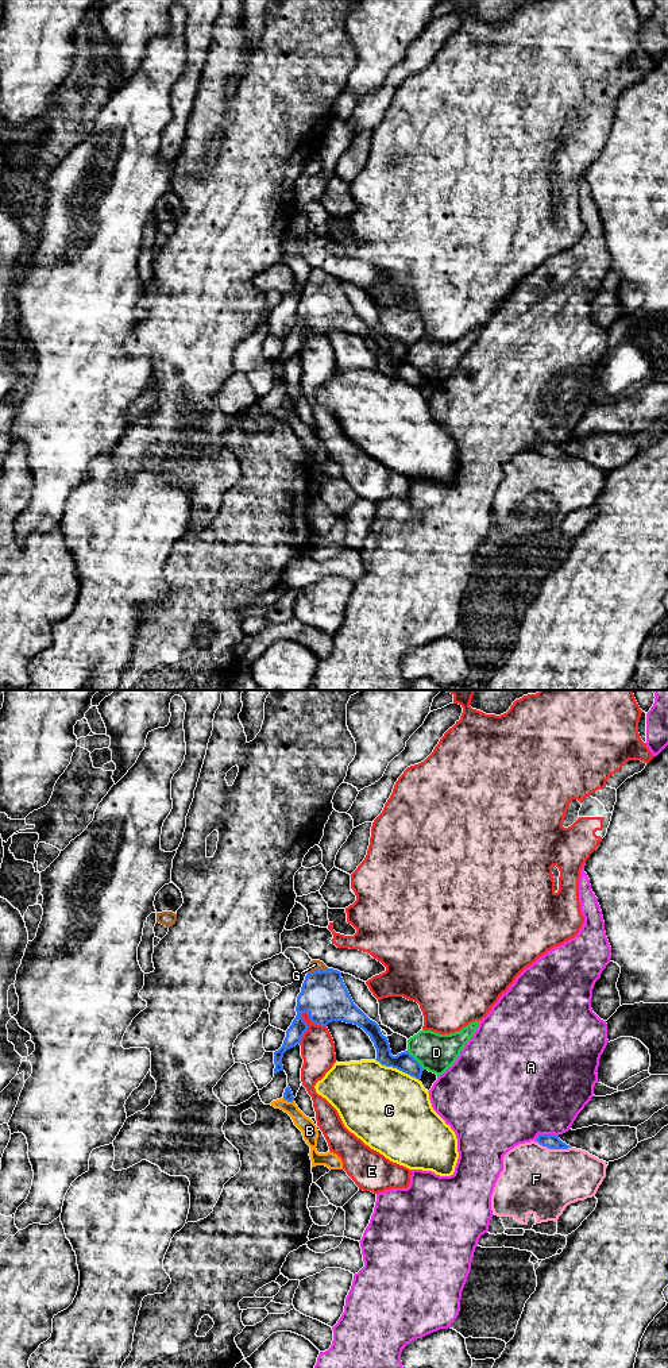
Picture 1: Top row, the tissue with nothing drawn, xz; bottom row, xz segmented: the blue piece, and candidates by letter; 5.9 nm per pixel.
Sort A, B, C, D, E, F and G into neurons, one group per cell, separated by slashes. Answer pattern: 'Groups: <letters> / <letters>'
Groups: A / B / C / D / E / F / G

